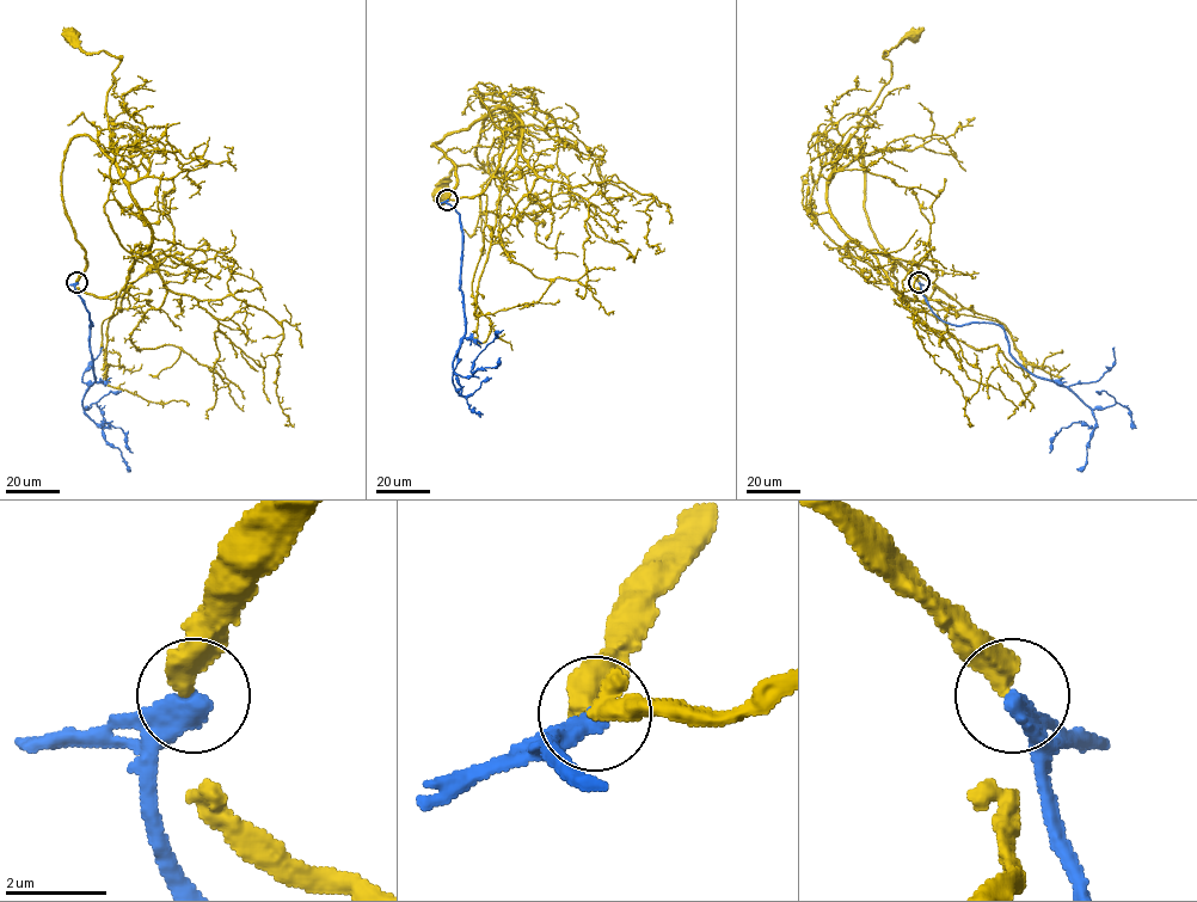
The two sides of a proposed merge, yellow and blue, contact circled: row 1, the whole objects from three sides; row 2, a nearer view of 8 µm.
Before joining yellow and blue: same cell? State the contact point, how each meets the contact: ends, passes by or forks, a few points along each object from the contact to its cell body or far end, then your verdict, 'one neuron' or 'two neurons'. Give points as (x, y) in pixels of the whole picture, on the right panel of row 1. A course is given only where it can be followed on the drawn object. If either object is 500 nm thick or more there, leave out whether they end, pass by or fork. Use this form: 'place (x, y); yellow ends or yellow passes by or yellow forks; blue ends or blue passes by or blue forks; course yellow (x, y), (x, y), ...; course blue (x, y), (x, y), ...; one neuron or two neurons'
place (919, 282); course yellow (919, 282), (871, 227), (865, 215), (864, 151), (854, 135), (838, 158), (891, 79), (885, 50), (913, 35); course blue (919, 282), (941, 319), (998, 324), (1024, 368), (1068, 387), (1090, 407), (1096, 427), (1062, 428), (1049, 452); two neurons

